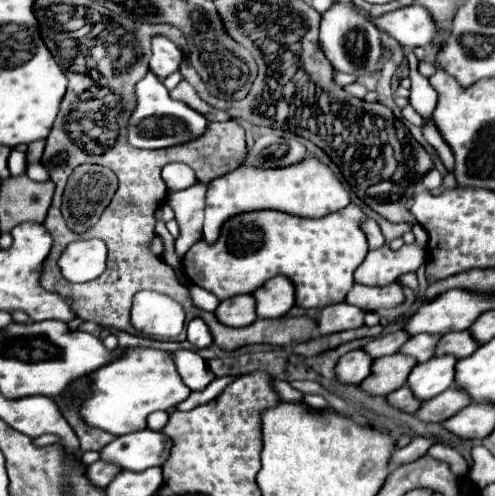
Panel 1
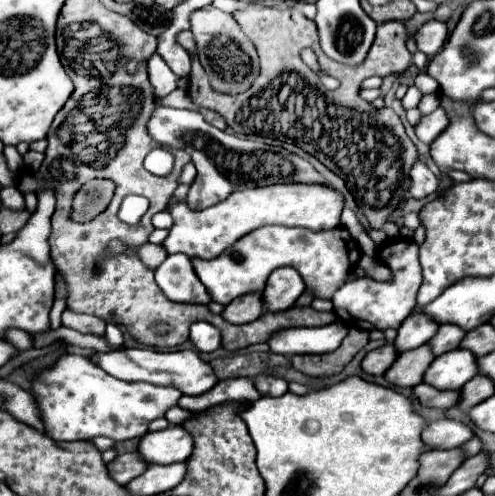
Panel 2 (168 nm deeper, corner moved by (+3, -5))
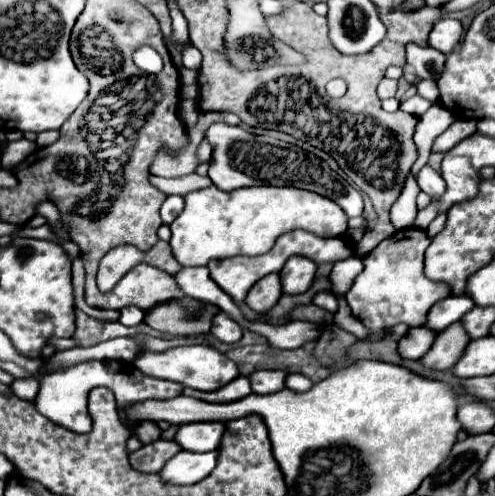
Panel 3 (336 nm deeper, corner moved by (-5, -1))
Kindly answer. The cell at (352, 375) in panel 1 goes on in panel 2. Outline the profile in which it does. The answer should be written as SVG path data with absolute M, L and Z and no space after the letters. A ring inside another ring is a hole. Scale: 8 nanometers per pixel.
M386 343L384 347L380 349L374 349L374 351L368 351L366 357L362 359L360 367L366 375L382 375L390 365L392 361L396 359L396 349L392 347L392 343Z

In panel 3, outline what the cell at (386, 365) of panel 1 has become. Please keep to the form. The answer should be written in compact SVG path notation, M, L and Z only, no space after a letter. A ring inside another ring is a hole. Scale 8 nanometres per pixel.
M456 321L444 331L440 331L440 339L436 339L432 351L428 351L422 363L430 369L452 369L458 363L458 359L464 355L470 341L472 339L462 327L462 321Z

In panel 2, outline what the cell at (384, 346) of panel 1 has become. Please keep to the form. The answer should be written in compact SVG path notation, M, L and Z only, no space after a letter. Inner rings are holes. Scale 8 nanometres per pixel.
M424 313L410 315L408 319L404 319L402 327L398 329L394 347L398 353L416 349L416 347L424 345L436 331L438 331L438 323L428 319L428 315L424 315Z

